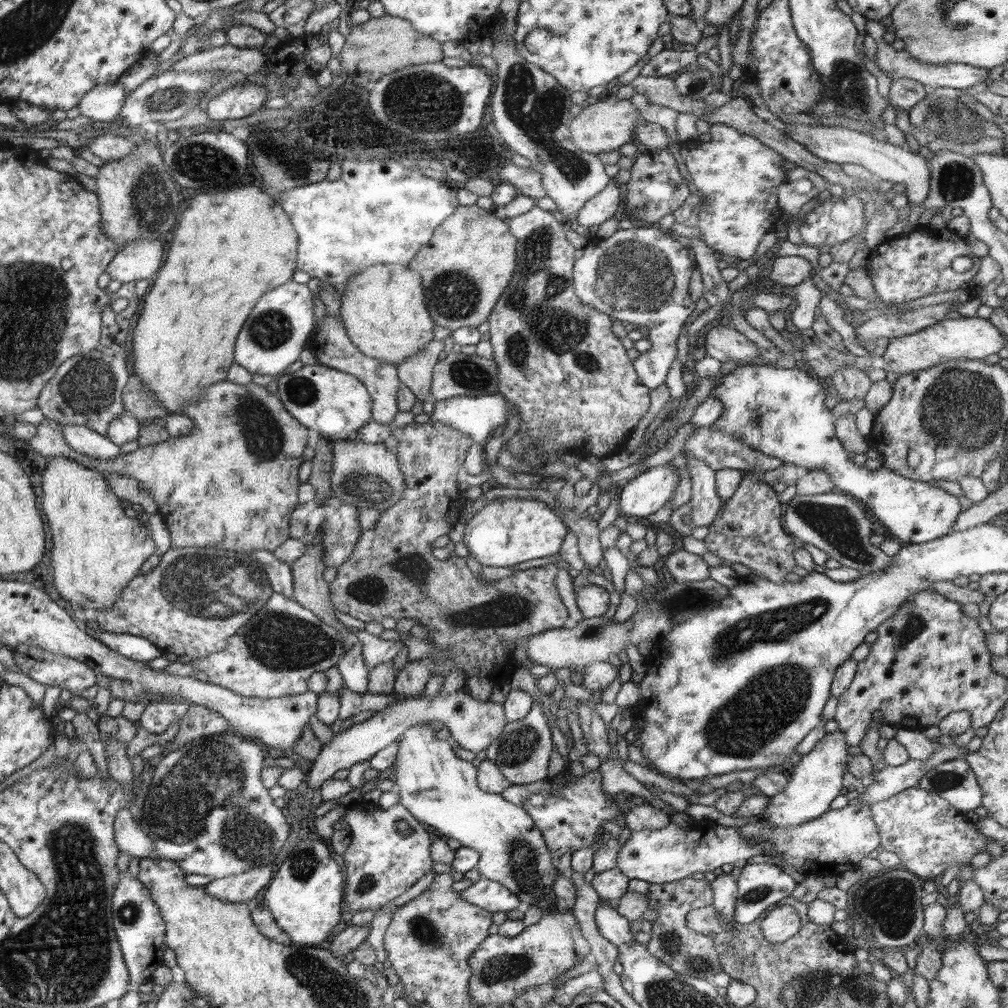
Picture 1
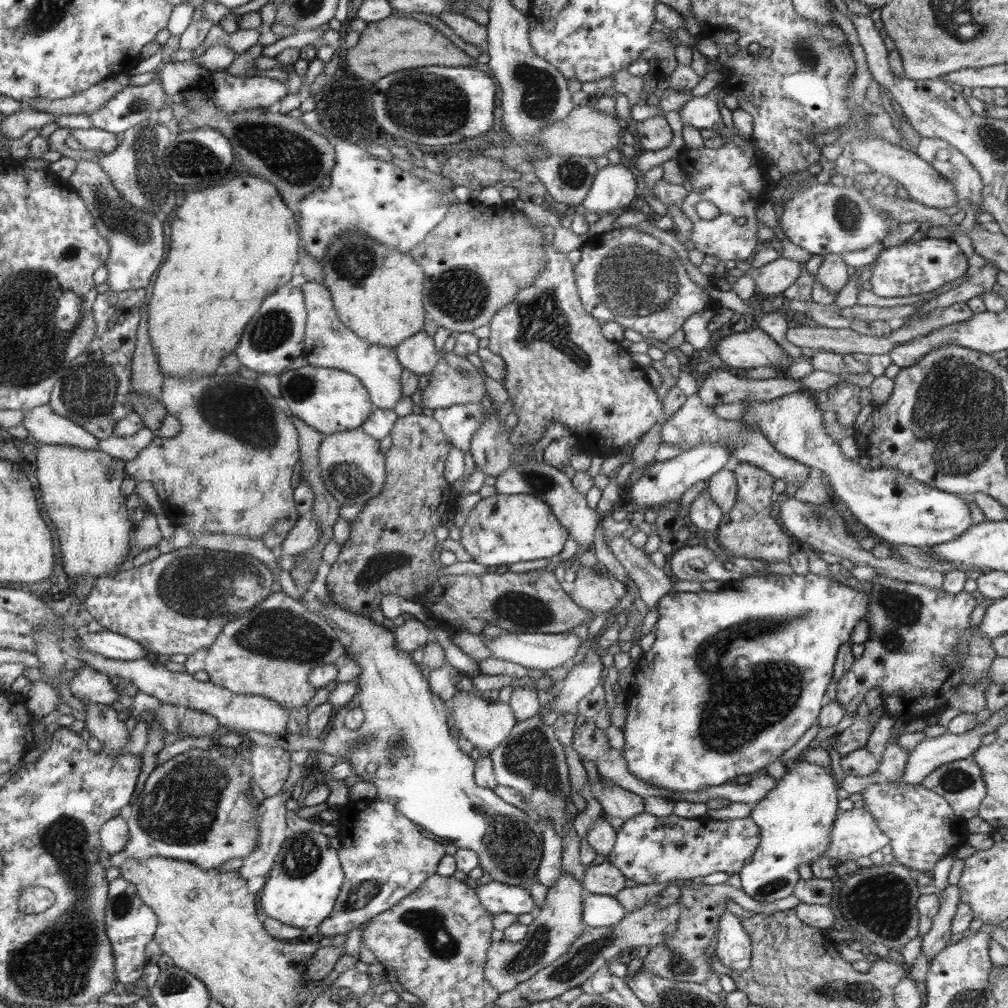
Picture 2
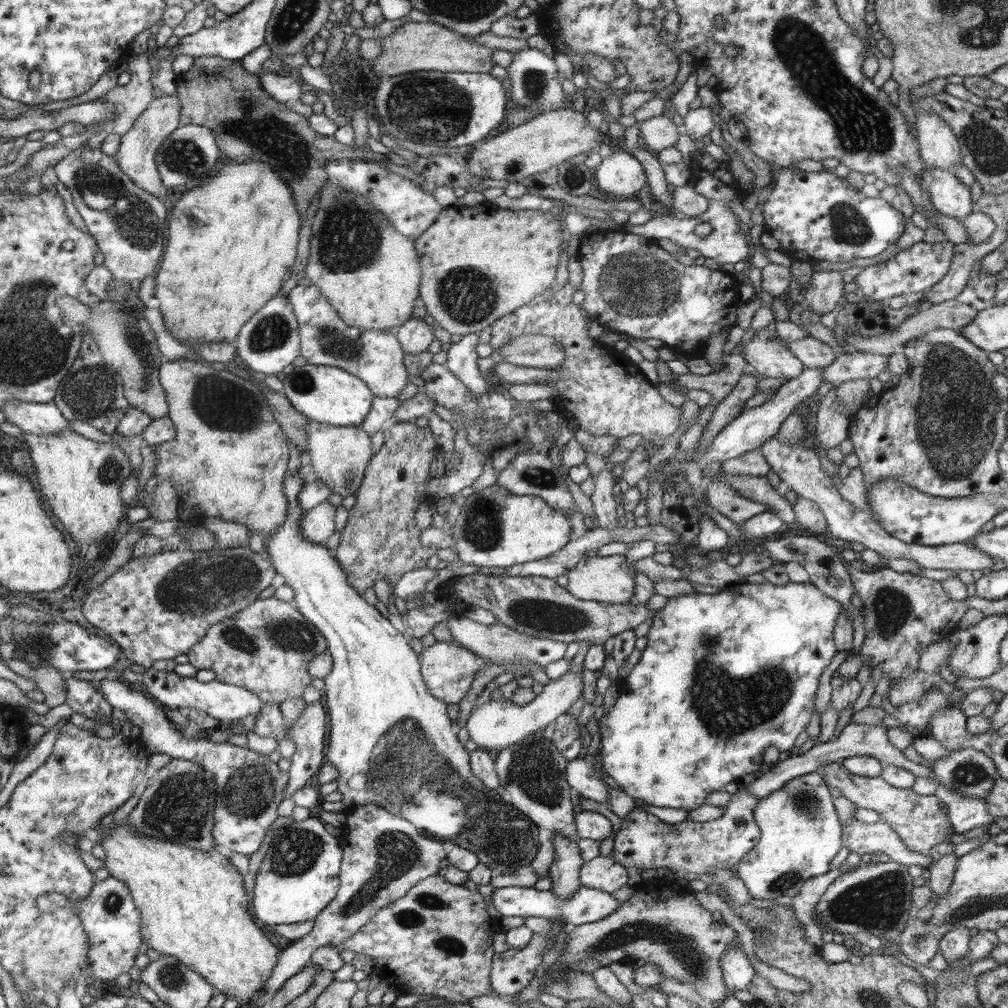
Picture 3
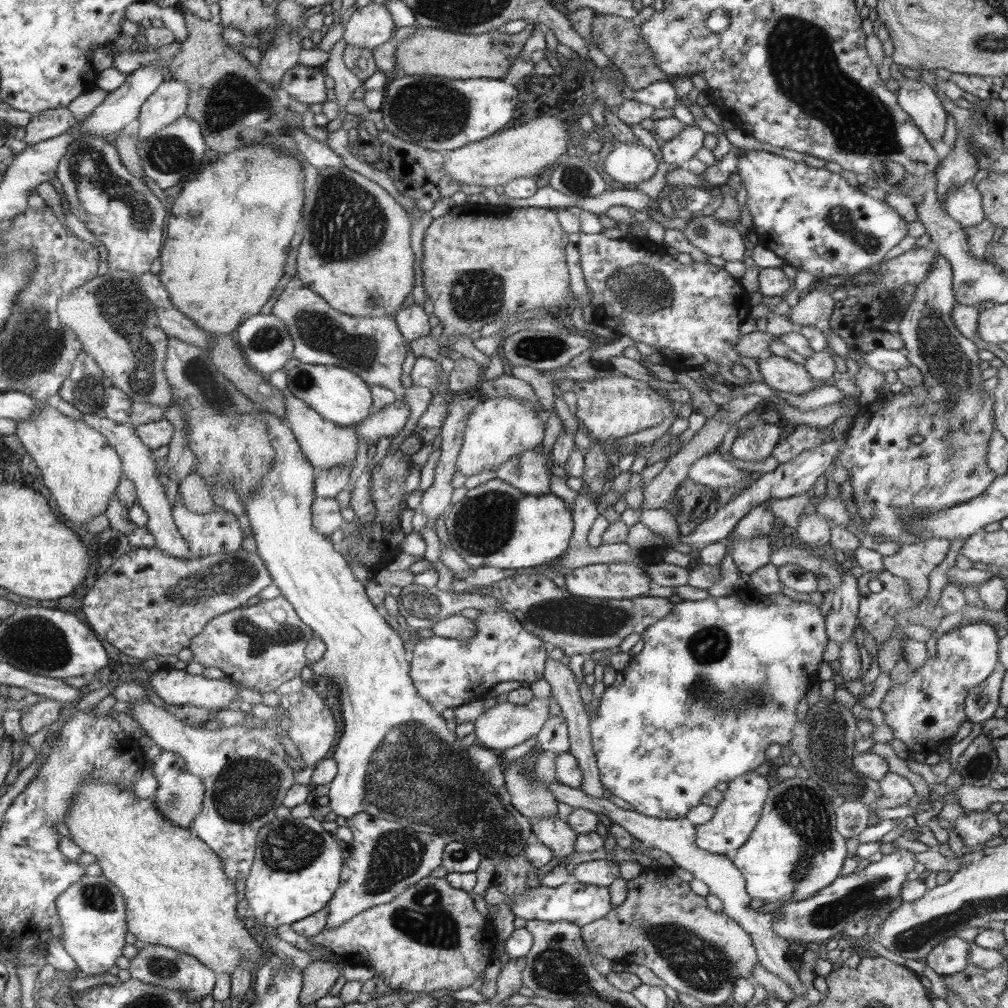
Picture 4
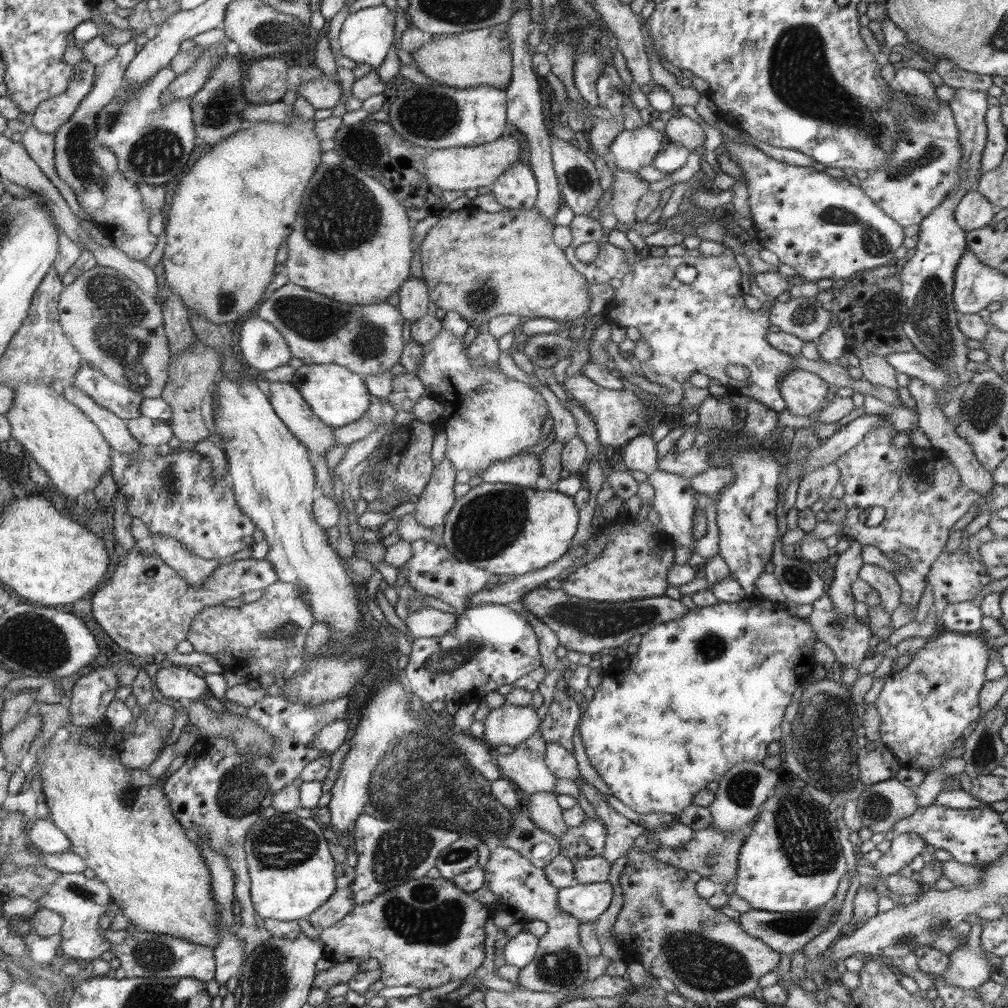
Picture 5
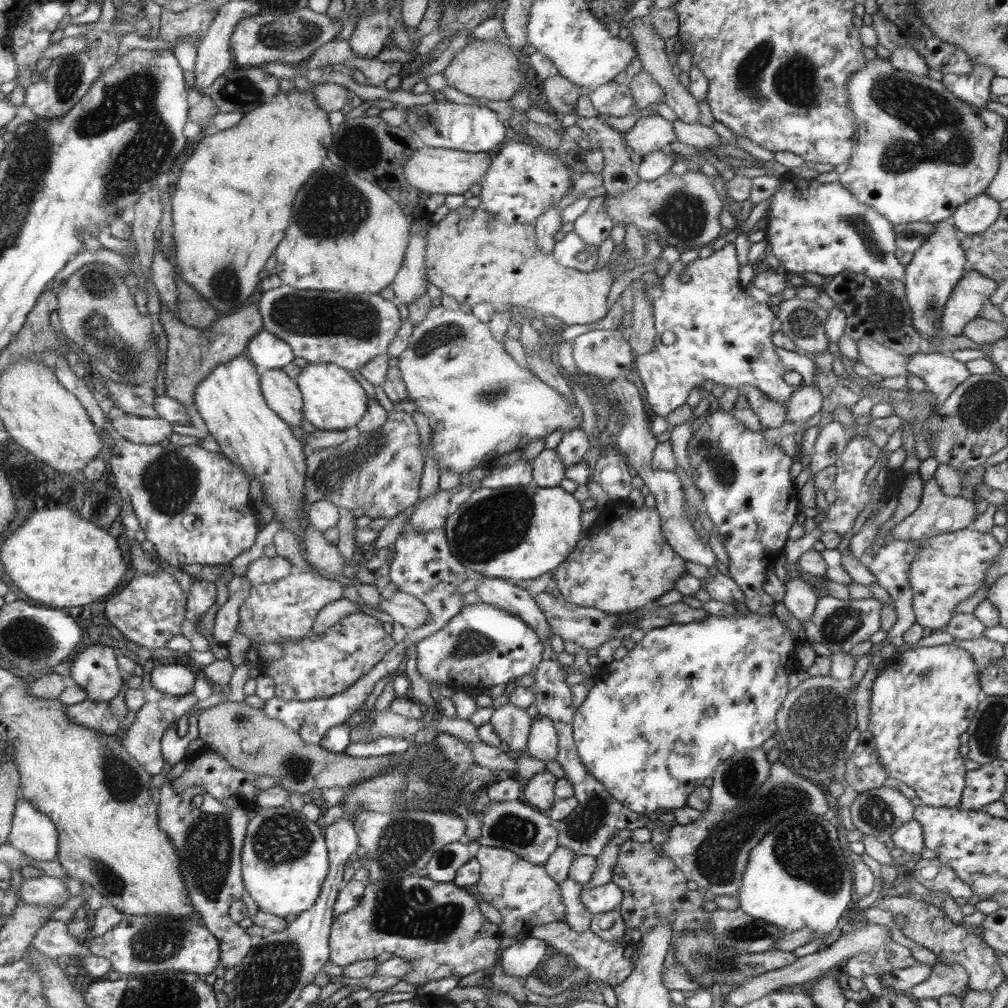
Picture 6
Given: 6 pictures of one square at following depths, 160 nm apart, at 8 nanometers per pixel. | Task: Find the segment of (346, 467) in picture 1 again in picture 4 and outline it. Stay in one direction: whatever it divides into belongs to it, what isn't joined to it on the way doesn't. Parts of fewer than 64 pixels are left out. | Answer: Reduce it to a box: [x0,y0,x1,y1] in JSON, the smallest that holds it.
[284,391,360,469]

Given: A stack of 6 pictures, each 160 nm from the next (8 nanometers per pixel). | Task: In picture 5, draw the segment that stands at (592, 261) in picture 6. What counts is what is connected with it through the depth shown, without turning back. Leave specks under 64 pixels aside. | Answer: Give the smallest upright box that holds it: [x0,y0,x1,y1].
[564,214,796,413]

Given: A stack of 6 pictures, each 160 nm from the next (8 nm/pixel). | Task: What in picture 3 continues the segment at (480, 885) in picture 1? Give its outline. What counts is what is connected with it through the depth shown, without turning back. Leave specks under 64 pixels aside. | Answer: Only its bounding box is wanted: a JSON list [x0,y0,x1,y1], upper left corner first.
[492,886,622,927]

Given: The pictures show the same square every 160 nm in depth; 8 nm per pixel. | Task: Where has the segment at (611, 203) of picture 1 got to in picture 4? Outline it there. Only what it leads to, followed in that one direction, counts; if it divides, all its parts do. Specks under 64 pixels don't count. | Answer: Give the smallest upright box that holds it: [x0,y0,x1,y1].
[604,139,658,188]

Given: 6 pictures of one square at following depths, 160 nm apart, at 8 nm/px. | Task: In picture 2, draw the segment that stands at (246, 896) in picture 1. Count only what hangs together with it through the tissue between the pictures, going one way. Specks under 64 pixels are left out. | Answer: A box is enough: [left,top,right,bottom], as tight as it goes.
[238,790,297,881]

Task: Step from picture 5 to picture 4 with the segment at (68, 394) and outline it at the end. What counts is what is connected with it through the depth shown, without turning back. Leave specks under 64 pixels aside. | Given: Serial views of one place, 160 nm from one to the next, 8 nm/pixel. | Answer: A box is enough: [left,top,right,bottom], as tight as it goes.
[82,415,192,559]

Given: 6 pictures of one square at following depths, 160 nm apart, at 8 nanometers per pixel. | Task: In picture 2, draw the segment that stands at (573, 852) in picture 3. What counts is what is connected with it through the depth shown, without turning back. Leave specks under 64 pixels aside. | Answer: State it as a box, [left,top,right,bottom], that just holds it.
[485,871,586,996]

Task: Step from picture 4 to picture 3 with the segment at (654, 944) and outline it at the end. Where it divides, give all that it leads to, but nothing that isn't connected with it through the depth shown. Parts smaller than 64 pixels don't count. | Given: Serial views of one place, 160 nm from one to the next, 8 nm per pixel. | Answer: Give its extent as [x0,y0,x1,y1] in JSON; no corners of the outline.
[550,882,740,1005]

